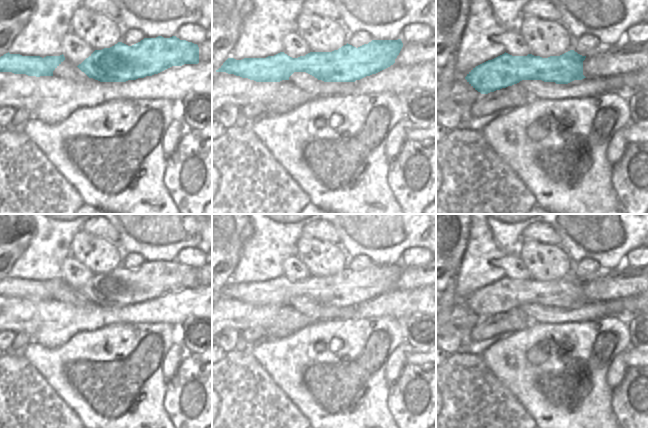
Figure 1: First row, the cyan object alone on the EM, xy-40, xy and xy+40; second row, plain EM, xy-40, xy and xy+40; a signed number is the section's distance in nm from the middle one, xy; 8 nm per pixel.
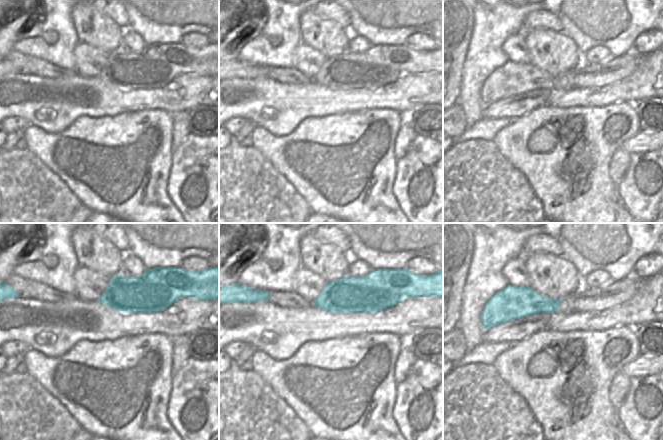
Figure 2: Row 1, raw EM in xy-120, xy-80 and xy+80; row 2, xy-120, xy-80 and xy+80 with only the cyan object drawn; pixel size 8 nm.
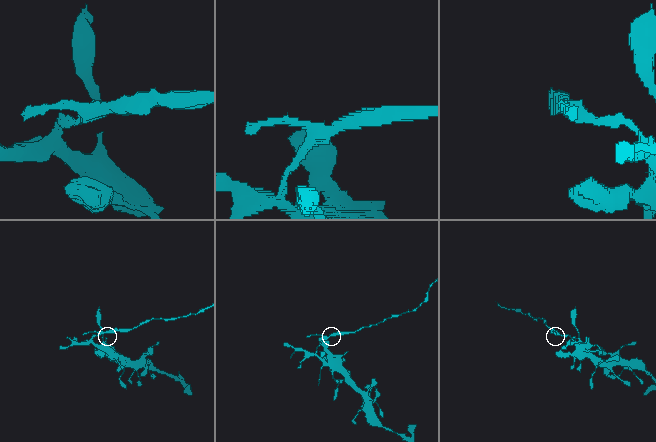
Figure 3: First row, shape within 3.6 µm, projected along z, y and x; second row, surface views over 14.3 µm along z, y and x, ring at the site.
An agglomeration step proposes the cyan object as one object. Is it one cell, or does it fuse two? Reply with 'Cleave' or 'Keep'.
Cleave.

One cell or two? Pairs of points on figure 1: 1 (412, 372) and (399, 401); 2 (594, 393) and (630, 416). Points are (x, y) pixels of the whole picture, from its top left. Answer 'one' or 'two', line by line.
1: one
2: two

